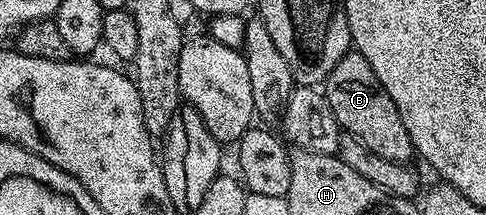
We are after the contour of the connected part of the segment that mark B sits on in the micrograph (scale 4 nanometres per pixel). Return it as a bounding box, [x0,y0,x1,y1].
[324,50,415,164]

